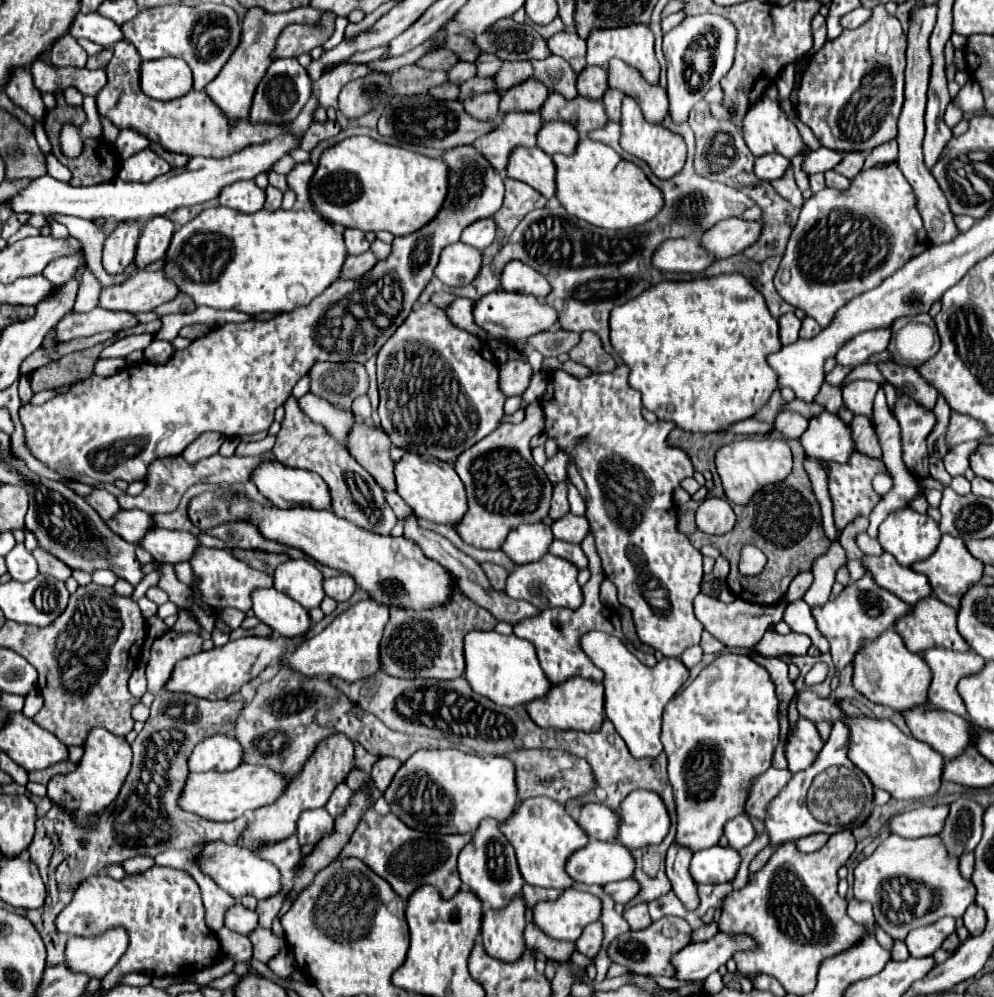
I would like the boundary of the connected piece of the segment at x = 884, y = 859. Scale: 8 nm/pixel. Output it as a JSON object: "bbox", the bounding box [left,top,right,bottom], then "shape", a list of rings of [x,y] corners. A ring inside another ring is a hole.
{"bbox":[854,835,974,939],"shape":[[[890,835],[876,851],[862,859],[854,869],[854,897],[858,901],[870,901],[874,907],[876,923],[894,939],[904,939],[908,931],[930,925],[940,917],[962,917],[966,907],[974,903],[974,885],[960,877],[958,859],[946,855],[944,845],[938,837],[902,839]],[[924,885],[930,891],[930,907],[916,907]],[[904,889],[912,889],[912,899],[906,897]]]}

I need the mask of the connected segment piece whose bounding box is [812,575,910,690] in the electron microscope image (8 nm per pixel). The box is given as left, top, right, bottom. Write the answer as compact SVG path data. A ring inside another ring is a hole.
M864 575L862 579L846 585L844 591L836 599L828 601L824 607L814 609L812 613L816 617L818 629L830 641L830 653L832 653L832 661L837 669L830 685L834 690L839 685L840 669L844 669L854 659L854 655L864 647L864 643L874 641L880 633L884 633L888 629L894 629L896 621L910 613L910 607L894 593L880 587L872 575Z

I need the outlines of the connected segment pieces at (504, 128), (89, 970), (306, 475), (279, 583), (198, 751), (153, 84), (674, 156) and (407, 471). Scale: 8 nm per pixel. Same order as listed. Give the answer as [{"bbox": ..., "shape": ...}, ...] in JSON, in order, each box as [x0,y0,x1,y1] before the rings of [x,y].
[{"bbox":[474,113,542,177],"shape":[[[512,113],[512,115],[506,115],[504,121],[494,131],[476,139],[474,145],[492,163],[492,167],[496,167],[496,171],[502,173],[502,177],[504,177],[512,151],[516,147],[536,147],[536,135],[538,135],[540,129],[542,129],[542,119],[540,119],[538,113]]]},{"bbox":[64,929,124,979],"shape":[[[124,929],[108,931],[100,939],[70,937],[64,951],[64,963],[74,973],[86,973],[92,979],[102,979],[122,957]]]},{"bbox":[252,461,332,511],"shape":[[[272,461],[258,467],[252,475],[252,481],[256,483],[258,491],[264,497],[268,497],[278,509],[292,509],[292,507],[310,507],[310,509],[326,509],[326,511],[332,509],[330,489],[324,483],[324,479],[316,473],[310,473],[304,469],[290,469],[278,461]]]},{"bbox":[274,559,324,609],"shape":[[[288,559],[274,571],[274,587],[290,595],[304,609],[318,607],[322,603],[324,575],[320,569],[306,559]]]},{"bbox":[188,735,240,771],"shape":[[[212,735],[200,741],[188,757],[190,771],[232,771],[240,763],[240,745],[230,735]]]},{"bbox":[140,57,192,101],"shape":[[[164,57],[156,61],[144,61],[140,71],[142,91],[160,101],[170,101],[192,91],[192,71],[184,59]]]},{"bbox":[620,95,686,179],"shape":[[[628,95],[622,101],[622,119],[620,119],[620,125],[622,125],[622,137],[620,137],[622,149],[628,151],[630,155],[636,155],[638,159],[646,161],[656,177],[670,179],[672,175],[676,175],[676,171],[682,169],[682,165],[686,161],[686,143],[684,143],[684,139],[678,133],[666,129],[664,125],[652,125],[652,123],[648,123],[642,117],[642,111],[640,111],[638,103],[632,97],[628,97]]]},{"bbox":[394,453,468,527],"shape":[[[404,453],[404,457],[396,463],[394,473],[396,473],[398,495],[412,507],[416,517],[456,527],[462,515],[468,511],[466,489],[464,483],[458,479],[452,463],[438,461],[432,457],[422,457],[416,453]]]}]

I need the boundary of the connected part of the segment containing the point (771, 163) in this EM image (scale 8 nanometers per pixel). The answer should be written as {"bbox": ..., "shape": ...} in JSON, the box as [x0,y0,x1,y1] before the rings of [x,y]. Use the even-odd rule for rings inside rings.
{"bbox":[754,153,788,181],"shape":[[[768,153],[768,155],[756,157],[756,161],[754,161],[754,175],[758,179],[764,179],[764,181],[774,181],[774,179],[784,175],[786,167],[788,167],[788,161],[782,155]]]}

